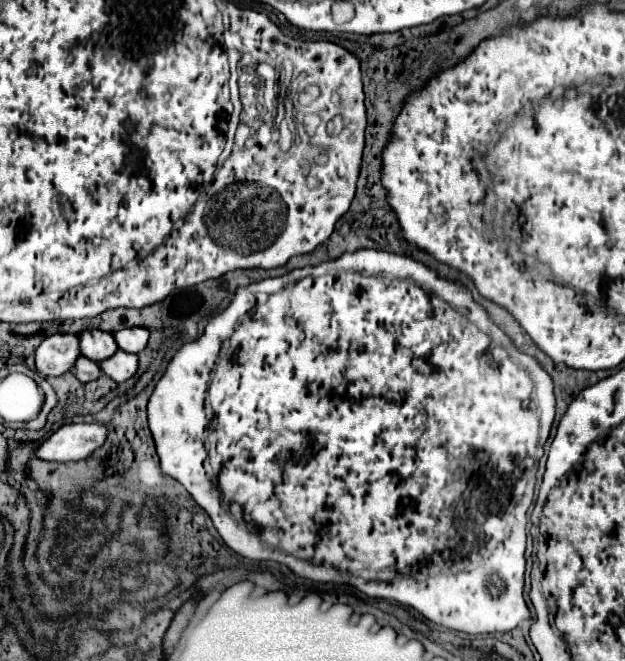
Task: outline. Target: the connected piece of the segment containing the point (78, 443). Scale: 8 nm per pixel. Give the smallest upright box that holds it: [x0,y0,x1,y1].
[34,423,106,461]

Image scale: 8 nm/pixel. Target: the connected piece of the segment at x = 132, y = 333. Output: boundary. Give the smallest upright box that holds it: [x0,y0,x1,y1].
[114,327,148,353]

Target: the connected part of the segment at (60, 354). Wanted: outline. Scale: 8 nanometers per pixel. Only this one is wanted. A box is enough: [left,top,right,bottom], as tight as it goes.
[36,335,80,375]

